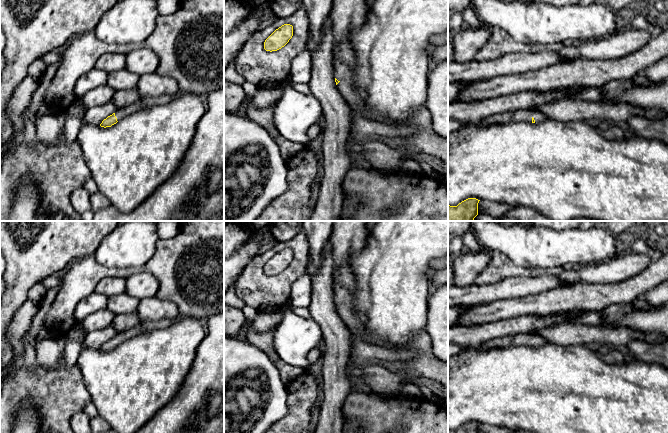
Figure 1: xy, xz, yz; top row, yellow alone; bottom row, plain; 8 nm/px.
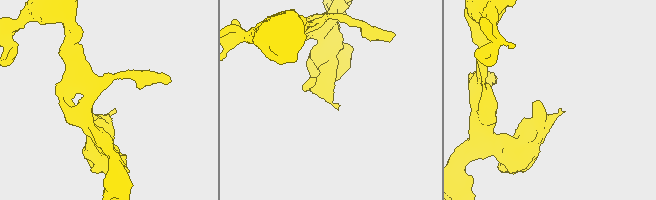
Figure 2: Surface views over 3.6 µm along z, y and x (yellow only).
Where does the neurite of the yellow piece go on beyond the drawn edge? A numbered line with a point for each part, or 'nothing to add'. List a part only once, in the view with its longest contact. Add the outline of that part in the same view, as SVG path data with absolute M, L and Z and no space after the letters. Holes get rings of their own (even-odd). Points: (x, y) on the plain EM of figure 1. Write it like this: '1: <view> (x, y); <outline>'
1: xy (147, 325); M160 319L156 321L144 320L130 330L118 332L115 336L115 340L117 342L117 345L119 345L134 336L140 335L141 333L166 328L170 326L173 322L174 321L170 319Z

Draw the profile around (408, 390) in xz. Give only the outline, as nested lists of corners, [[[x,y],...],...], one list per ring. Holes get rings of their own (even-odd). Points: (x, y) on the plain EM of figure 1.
[[[412,381],[405,382],[403,385],[401,385],[396,395],[405,398],[423,397],[419,387],[413,384]]]

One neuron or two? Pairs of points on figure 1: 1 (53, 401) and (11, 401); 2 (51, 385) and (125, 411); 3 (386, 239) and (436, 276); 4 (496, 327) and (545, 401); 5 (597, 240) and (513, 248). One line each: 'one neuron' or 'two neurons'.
1: one neuron
2: two neurons
3: two neurons
4: two neurons
5: one neuron

